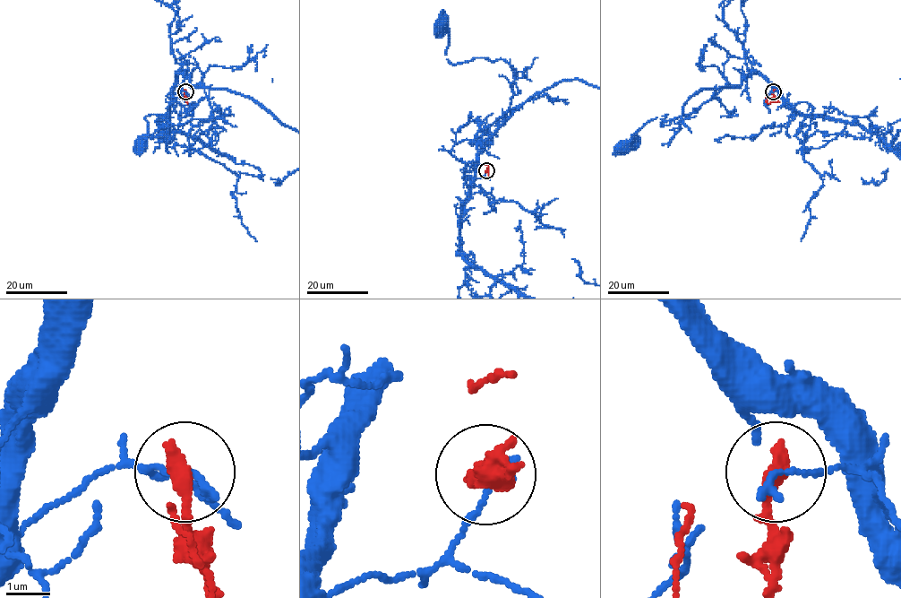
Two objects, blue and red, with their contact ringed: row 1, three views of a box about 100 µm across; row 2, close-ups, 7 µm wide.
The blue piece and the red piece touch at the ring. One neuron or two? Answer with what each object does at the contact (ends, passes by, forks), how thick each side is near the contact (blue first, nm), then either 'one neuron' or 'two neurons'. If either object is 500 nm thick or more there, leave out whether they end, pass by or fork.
blue ends; red ends; calibres 180 and 440 nm; two neurons

